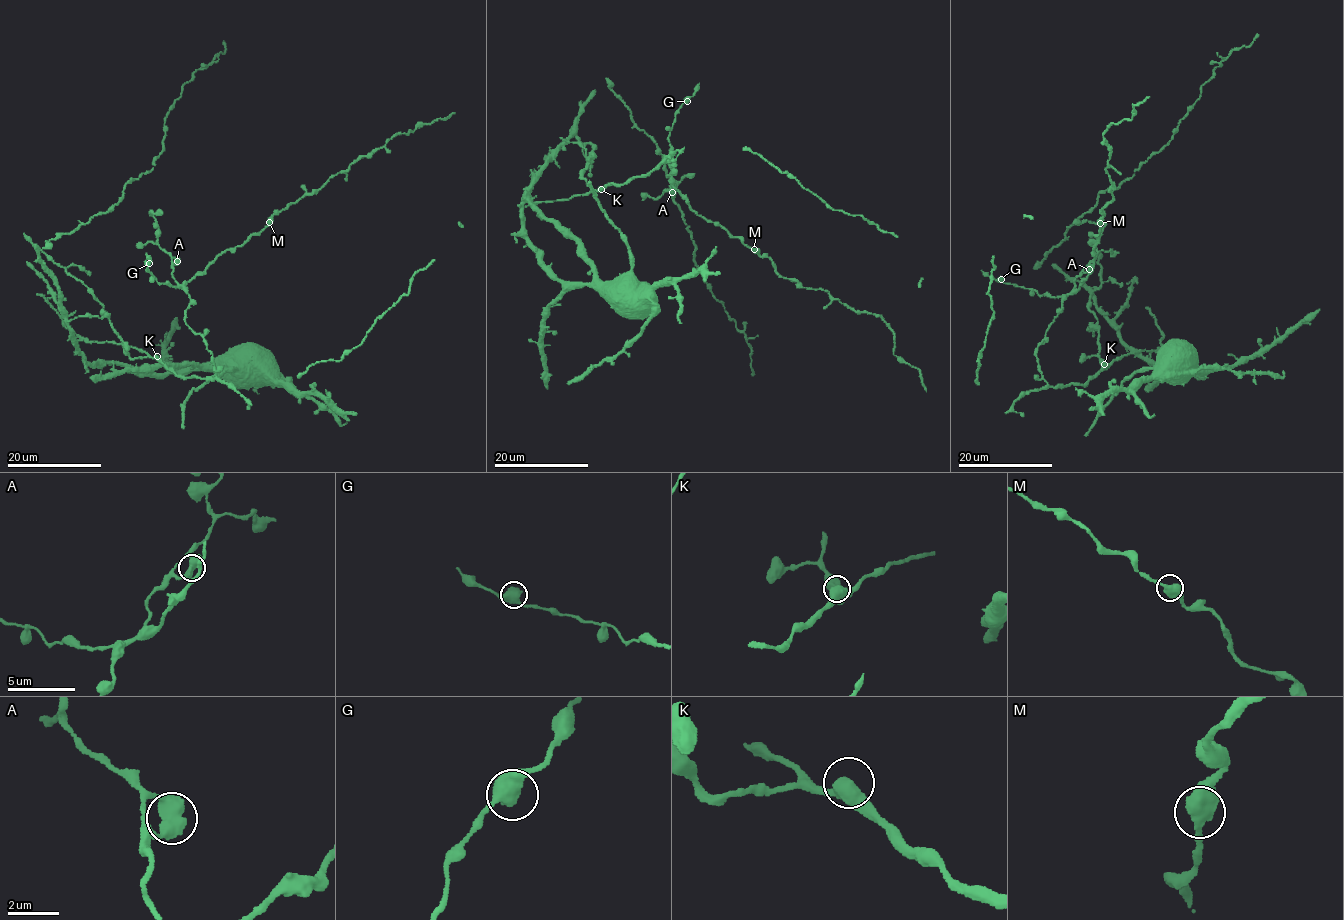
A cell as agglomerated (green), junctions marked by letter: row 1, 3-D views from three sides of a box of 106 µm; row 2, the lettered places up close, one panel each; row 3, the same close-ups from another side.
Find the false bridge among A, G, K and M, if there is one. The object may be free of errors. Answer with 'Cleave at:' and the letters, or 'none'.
Cleave at: none

